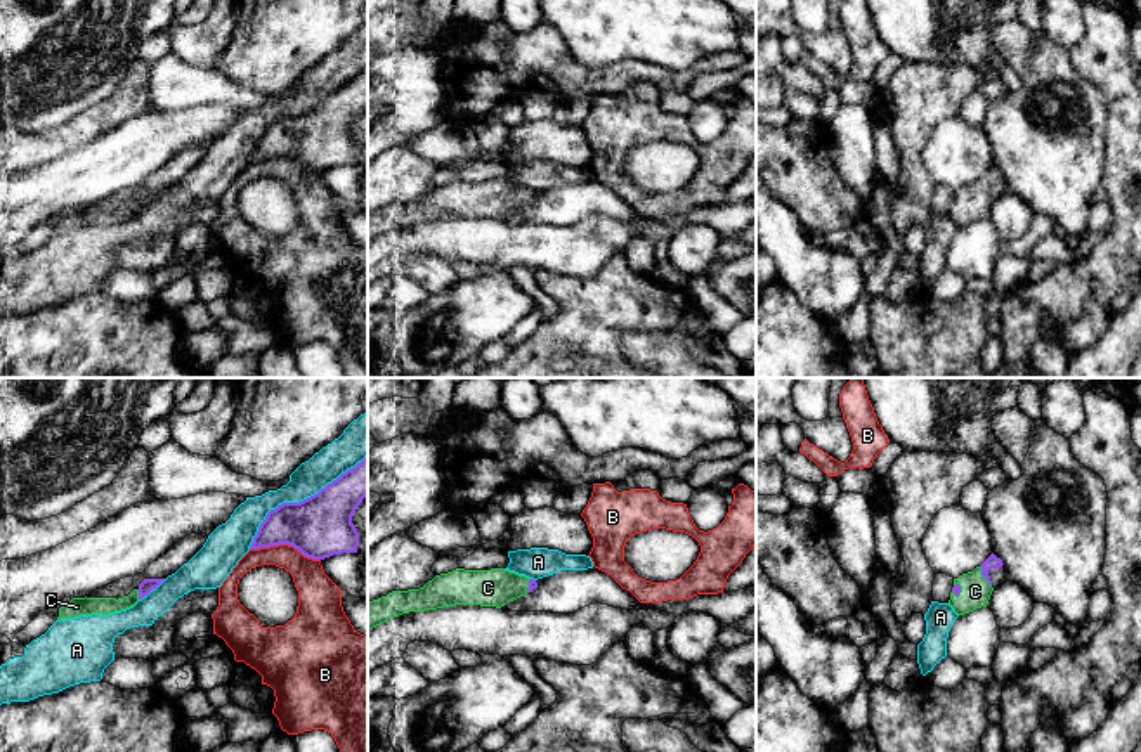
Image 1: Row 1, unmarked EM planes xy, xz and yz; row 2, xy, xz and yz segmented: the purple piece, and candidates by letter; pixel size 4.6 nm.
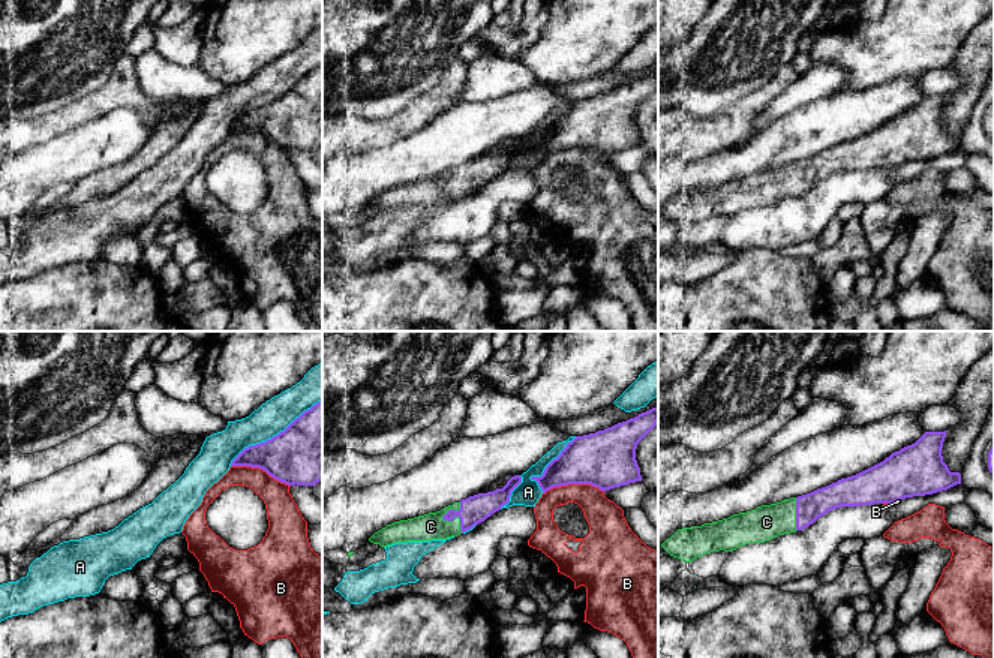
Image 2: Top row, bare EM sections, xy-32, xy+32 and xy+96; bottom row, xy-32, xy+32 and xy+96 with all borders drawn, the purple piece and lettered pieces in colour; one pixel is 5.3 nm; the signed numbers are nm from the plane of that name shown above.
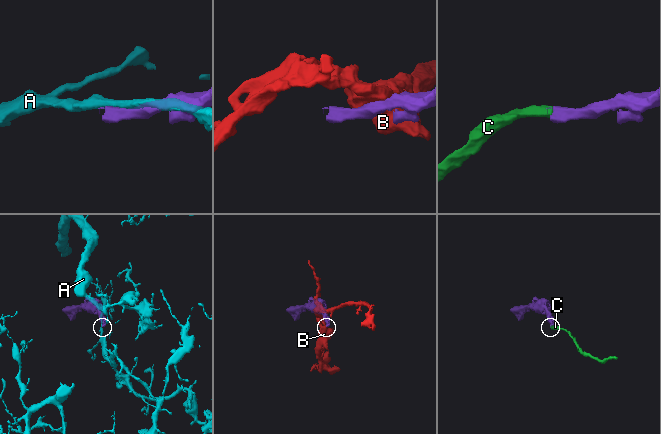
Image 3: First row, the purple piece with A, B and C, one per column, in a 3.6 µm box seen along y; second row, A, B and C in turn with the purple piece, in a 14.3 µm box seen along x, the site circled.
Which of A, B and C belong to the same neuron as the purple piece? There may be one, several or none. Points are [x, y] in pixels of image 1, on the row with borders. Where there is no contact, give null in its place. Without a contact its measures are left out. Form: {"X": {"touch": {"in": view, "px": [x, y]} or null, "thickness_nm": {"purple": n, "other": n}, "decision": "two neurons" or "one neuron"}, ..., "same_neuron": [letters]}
{"A": {"touch": {"in": "xy", "px": [300, 501]}, "thickness_nm": {"purple": 280, "other": 150}, "decision": "two neurons"}, "B": {"touch": {"in": "xy", "px": [285, 543]}, "thickness_nm": {"purple": 280, "other": 160}, "decision": "two neurons"}, "C": {"touch": {"in": "yz", "px": [984, 576]}, "thickness_nm": {"purple": 60, "other": 140}, "decision": "one neuron"}, "same_neuron": ["C"]}

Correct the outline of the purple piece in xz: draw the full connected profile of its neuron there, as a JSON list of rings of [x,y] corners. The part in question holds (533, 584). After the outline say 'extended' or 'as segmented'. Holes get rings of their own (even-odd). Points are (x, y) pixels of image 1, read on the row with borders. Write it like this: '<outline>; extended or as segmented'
[[[456,568],[435,575],[420,589],[392,591],[368,601],[368,631],[409,612],[437,610],[454,605],[480,605],[501,608],[538,587],[534,579],[505,568]]]; extended

